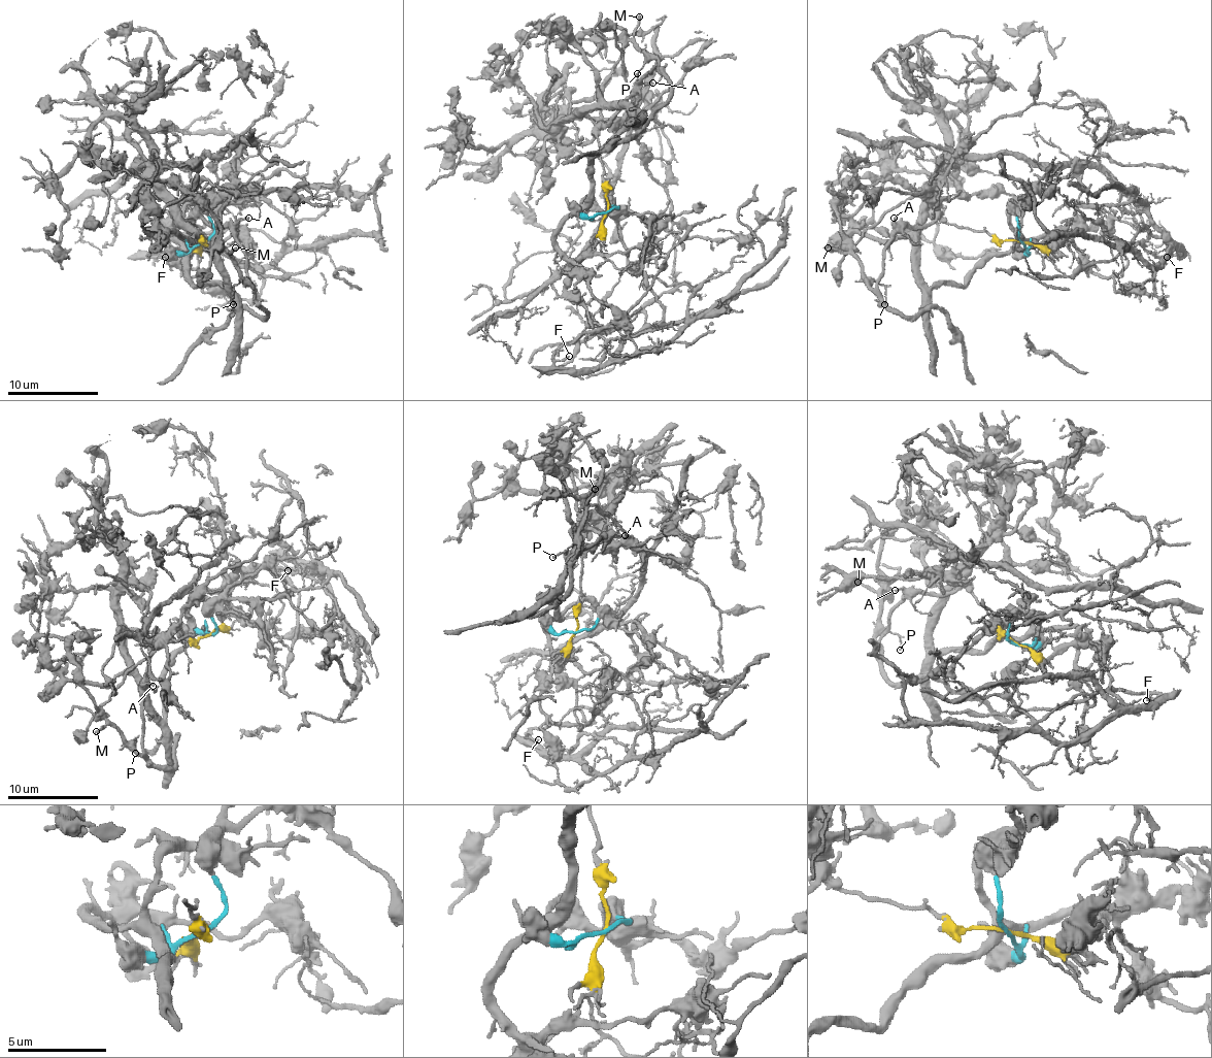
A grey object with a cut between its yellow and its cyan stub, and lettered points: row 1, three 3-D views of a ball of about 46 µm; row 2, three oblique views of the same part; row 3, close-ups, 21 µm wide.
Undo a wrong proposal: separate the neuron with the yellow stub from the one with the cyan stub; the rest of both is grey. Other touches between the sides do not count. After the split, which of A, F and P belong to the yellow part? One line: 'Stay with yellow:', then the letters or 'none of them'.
Stay with yellow: A, P

